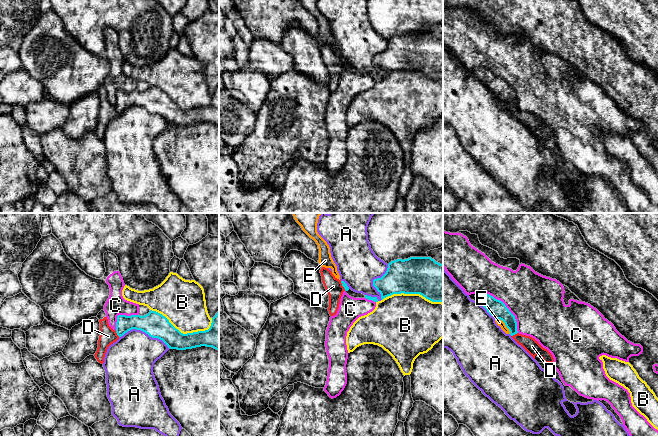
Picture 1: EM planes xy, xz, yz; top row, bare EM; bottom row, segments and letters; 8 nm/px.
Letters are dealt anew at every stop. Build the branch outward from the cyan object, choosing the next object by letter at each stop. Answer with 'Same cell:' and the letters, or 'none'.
Same cell: E

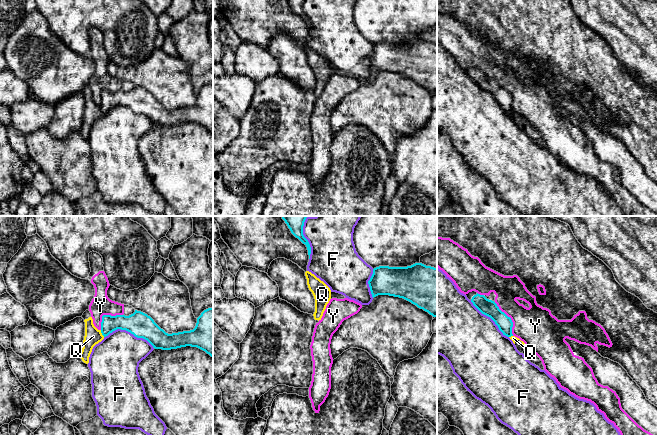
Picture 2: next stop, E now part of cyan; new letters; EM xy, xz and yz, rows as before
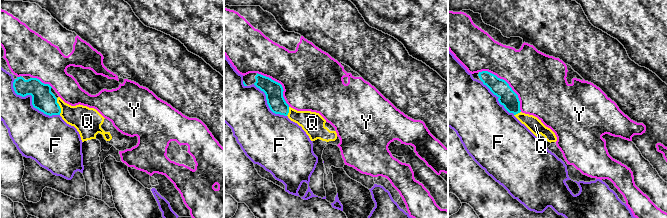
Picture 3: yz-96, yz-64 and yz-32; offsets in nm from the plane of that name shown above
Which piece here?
Same cell: none

